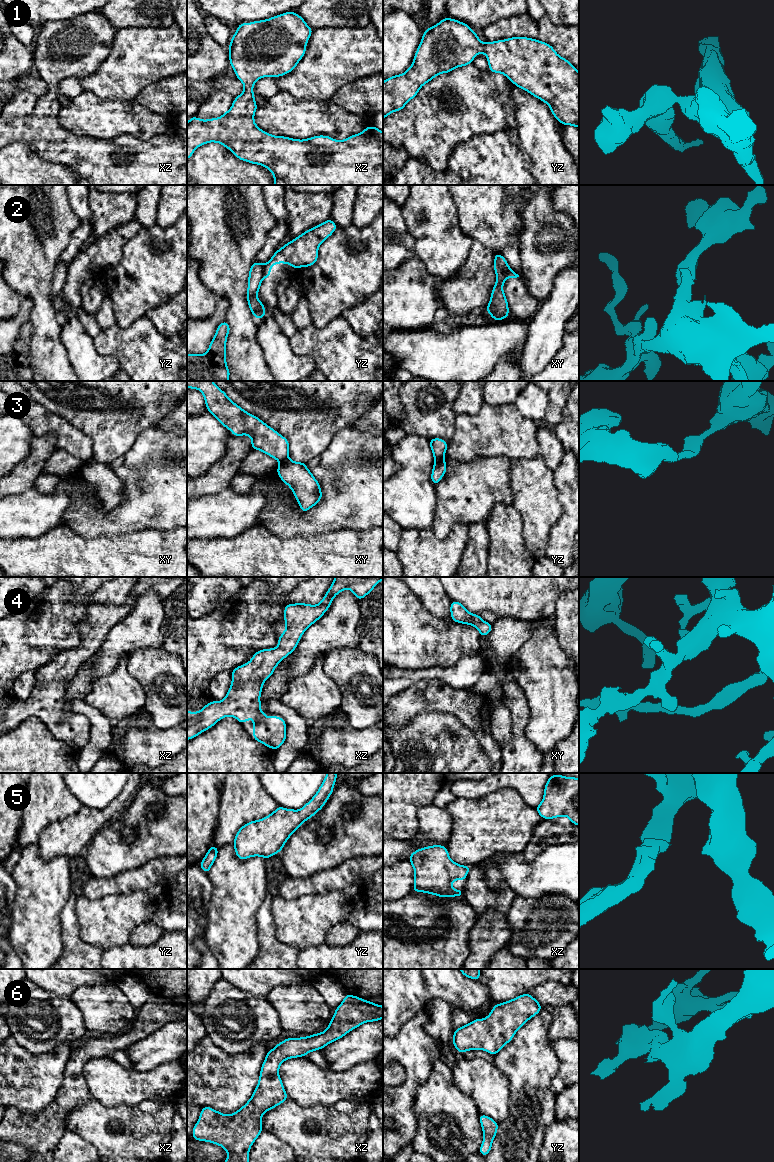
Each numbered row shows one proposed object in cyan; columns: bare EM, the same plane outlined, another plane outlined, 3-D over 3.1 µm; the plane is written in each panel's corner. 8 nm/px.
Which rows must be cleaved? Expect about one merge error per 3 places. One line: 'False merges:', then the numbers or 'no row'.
False merges: 3

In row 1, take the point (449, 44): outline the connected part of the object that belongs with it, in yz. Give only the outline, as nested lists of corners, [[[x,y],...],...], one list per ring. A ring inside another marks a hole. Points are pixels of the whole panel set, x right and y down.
[[[443,18],[438,24],[423,32],[412,65],[404,74],[391,76],[383,82],[383,119],[394,111],[402,110],[418,94],[420,88],[434,77],[473,63],[474,57],[480,53],[486,54],[491,72],[504,74],[517,87],[548,104],[551,113],[561,124],[579,128],[579,72],[567,59],[559,56],[551,45],[527,37],[512,37],[482,43],[466,23],[452,18]]]

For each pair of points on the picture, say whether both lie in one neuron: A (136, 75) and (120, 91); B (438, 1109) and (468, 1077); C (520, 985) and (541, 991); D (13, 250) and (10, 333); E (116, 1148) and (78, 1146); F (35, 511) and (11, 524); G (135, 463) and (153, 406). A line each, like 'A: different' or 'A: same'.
A: same
B: different
C: different
D: different
E: different
F: same
G: different

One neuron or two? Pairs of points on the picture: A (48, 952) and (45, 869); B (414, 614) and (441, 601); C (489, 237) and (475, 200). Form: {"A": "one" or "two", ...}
{"A": "one", "B": "two", "C": "one"}

